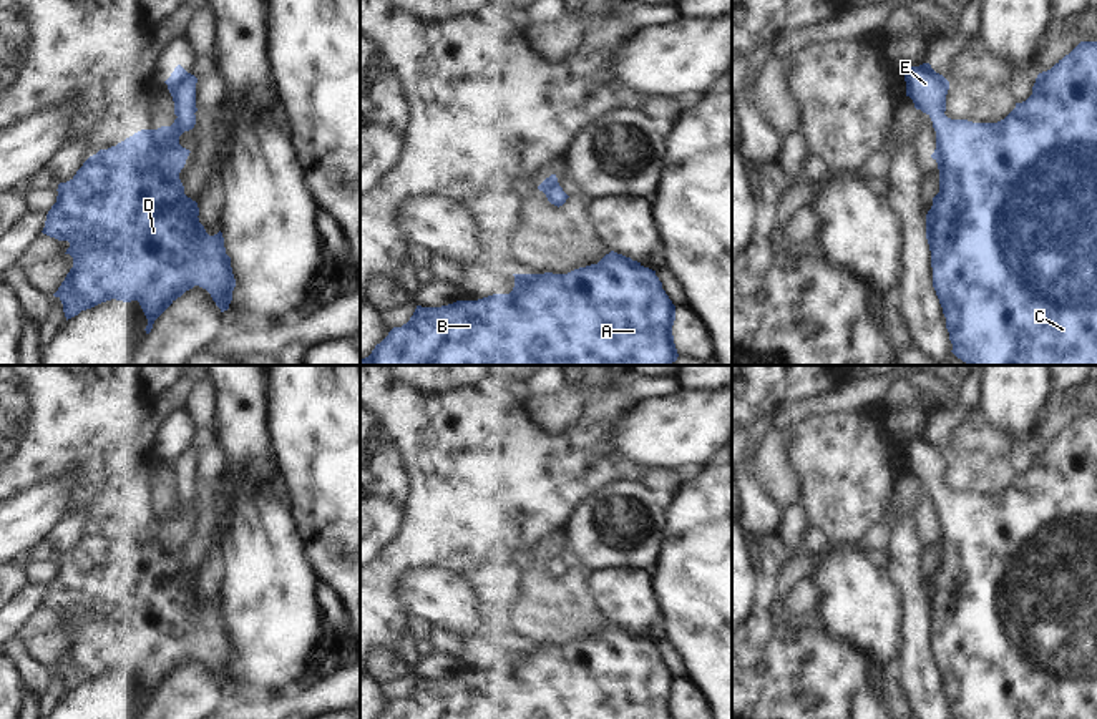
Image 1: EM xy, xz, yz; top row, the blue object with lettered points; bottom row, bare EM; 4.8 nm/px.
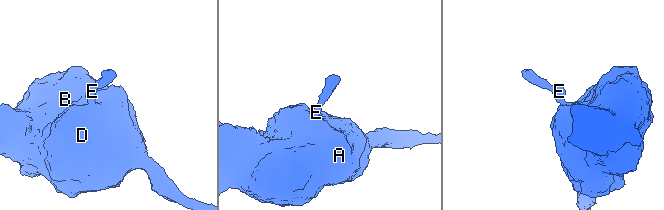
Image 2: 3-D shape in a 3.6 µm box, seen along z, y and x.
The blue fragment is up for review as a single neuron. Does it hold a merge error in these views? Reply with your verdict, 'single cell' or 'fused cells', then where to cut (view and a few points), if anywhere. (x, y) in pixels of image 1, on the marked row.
single cell | no cut

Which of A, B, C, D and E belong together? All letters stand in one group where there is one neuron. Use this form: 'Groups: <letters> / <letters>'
Groups: A B C D E

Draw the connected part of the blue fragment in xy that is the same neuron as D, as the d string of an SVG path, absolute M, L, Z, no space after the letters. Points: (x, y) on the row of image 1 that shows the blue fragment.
M178 65L164 83L178 116L171 126L141 130L116 146L100 149L70 181L58 184L56 203L41 232L70 242L65 254L73 257L73 267L53 294L61 301L66 320L111 299L138 301L149 334L154 320L194 286L206 289L221 312L229 309L236 279L222 232L206 232L197 203L184 194L179 179L191 153L179 144L179 136L196 125L197 78Z

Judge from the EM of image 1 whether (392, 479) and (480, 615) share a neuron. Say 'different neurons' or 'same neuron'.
different neurons

